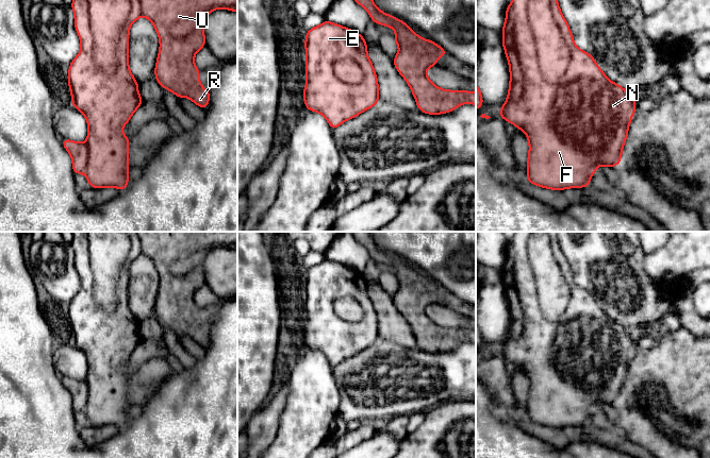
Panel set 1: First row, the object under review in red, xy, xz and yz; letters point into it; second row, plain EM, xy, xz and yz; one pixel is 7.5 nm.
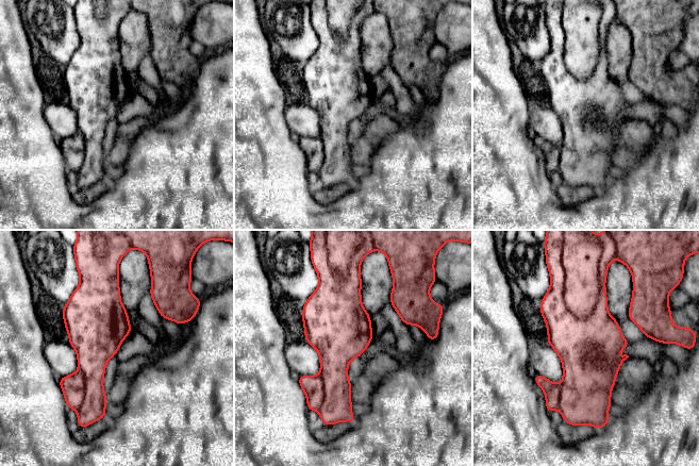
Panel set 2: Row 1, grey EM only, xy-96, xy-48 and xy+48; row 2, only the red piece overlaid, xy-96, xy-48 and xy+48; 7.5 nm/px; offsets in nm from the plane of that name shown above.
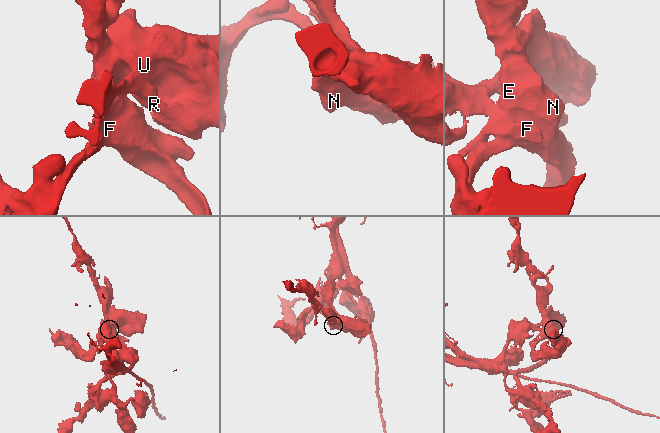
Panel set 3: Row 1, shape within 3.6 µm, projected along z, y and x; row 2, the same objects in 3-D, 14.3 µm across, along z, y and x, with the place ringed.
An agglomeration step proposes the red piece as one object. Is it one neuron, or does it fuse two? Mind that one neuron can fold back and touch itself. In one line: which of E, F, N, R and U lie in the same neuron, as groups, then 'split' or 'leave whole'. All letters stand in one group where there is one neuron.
groups E F N / R U; split

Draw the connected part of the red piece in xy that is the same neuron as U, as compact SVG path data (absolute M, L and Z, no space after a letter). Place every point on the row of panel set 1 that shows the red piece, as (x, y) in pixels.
M139 0L142 15L150 19L160 38L160 51L155 64L156 82L175 94L178 99L187 97L201 108L207 108L210 90L200 84L195 54L205 47L204 20L216 9L237 12L237 0Z

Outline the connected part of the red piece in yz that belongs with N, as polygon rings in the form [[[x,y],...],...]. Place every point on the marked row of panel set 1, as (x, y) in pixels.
[[[512,0],[507,6],[506,21],[501,29],[502,47],[510,69],[510,84],[507,100],[498,116],[521,129],[529,140],[527,160],[527,181],[547,189],[590,187],[590,179],[599,165],[606,168],[621,164],[623,147],[627,139],[628,128],[635,113],[637,96],[626,91],[621,85],[610,81],[597,66],[594,57],[576,47],[571,29],[562,15],[558,0],[550,0],[554,19],[569,49],[569,62],[564,75],[557,83],[548,83],[539,67],[536,43],[528,20],[529,0]]]

